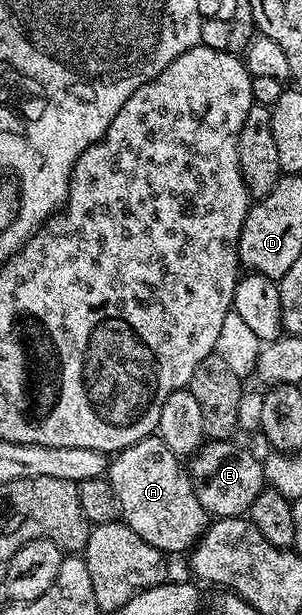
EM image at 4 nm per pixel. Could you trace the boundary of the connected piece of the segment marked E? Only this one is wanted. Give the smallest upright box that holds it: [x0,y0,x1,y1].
[190,439,265,519]

